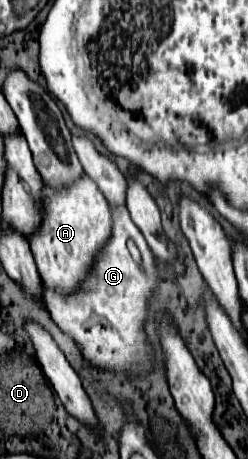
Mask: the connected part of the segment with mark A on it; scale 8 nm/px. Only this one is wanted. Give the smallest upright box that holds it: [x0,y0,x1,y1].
[28,172,112,292]

